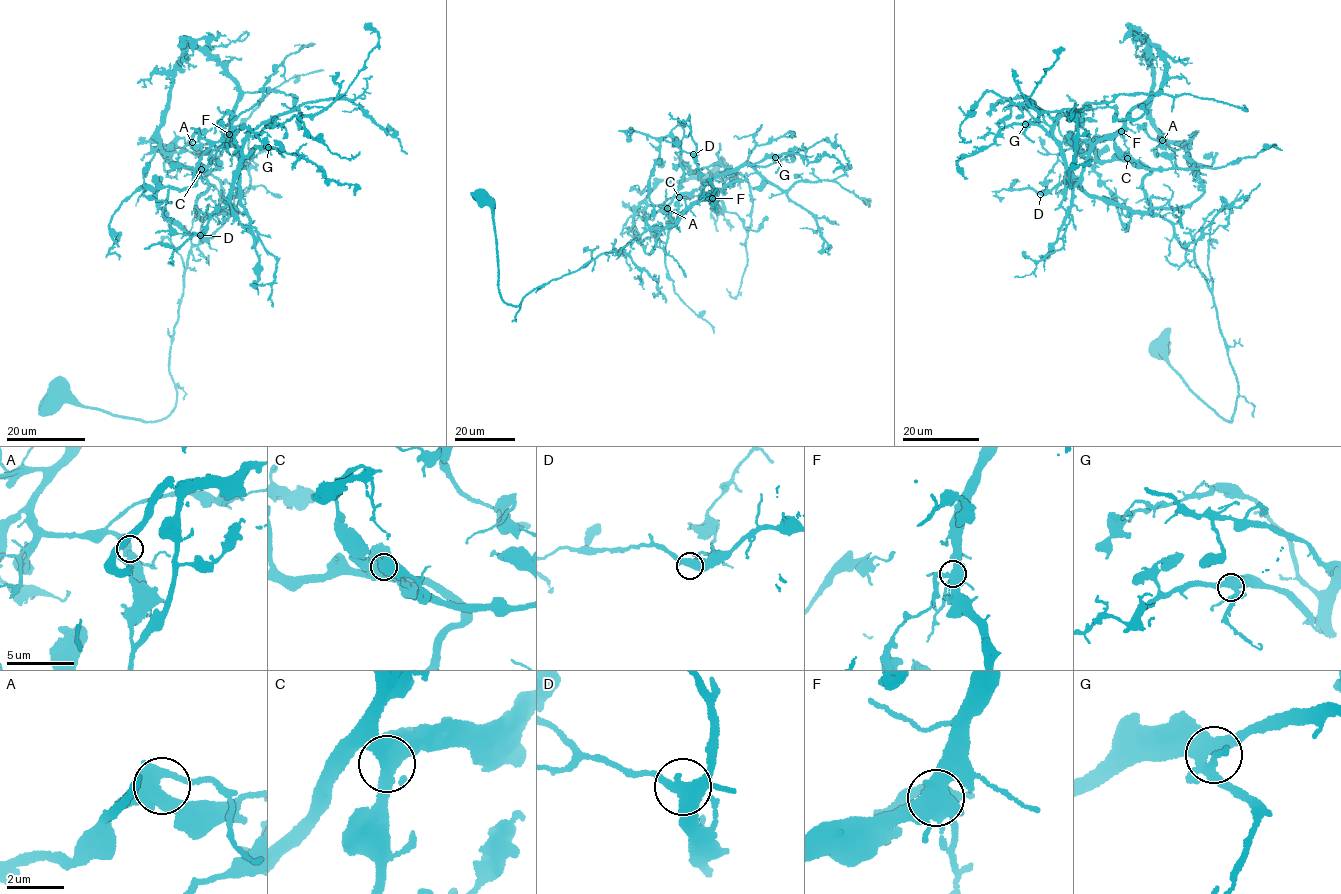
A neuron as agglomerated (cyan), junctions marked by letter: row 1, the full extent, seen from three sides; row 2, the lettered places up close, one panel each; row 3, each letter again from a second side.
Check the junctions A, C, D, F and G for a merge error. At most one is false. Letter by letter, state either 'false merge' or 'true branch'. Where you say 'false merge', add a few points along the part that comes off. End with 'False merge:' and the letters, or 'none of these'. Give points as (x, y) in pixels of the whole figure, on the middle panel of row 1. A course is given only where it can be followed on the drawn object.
A: true branch
C: true branch
D: true branch
F: false merge; course (711, 198), (720, 200), (719, 212), (710, 176), (662, 180), (646, 199), (660, 205), (672, 197), (701, 193)
G: true branch
False merge: F

